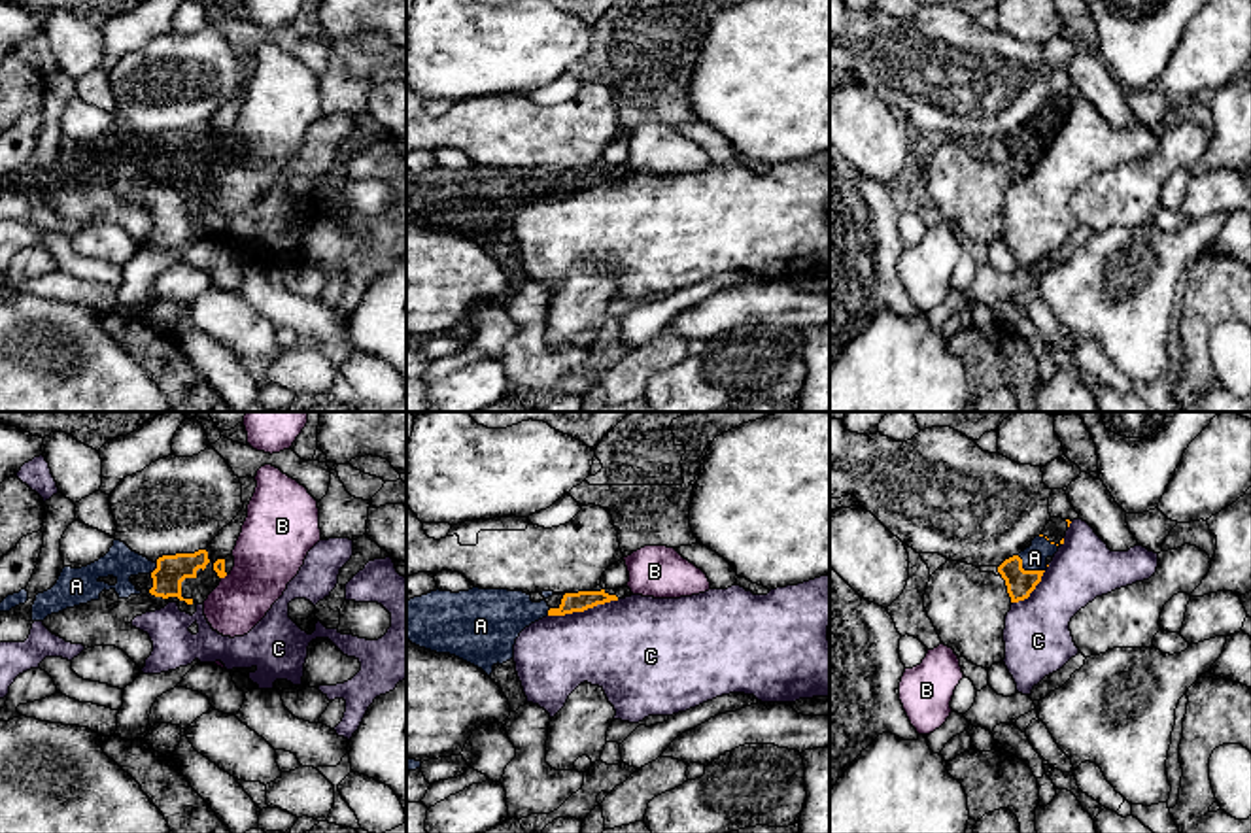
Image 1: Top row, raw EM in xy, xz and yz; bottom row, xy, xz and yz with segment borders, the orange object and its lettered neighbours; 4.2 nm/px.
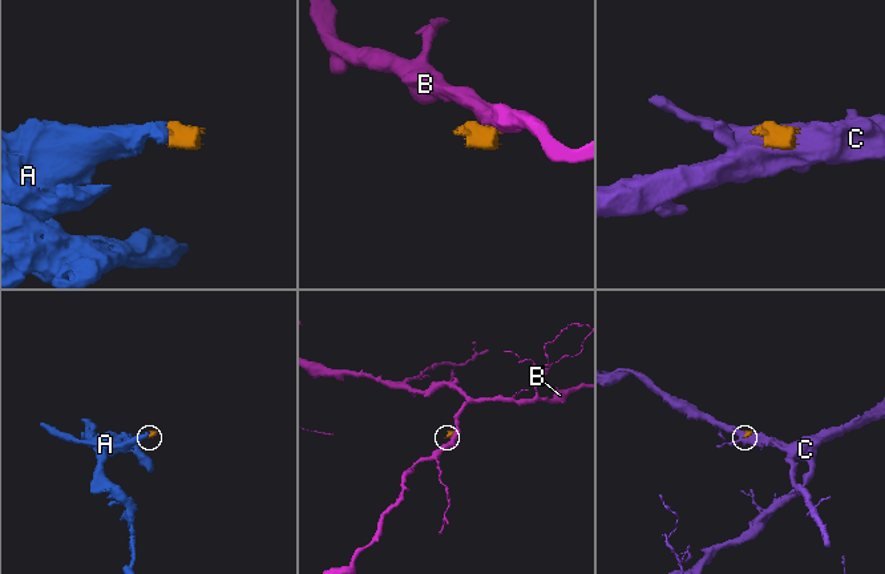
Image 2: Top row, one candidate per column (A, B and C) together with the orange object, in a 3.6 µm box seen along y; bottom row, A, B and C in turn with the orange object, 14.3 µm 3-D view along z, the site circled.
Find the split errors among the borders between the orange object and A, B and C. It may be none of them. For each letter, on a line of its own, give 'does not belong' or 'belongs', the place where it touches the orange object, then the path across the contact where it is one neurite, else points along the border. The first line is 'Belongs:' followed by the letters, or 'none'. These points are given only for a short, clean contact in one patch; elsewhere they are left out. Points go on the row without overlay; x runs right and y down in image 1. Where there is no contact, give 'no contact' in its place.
Belongs: A
A: belongs; meets orange in yz at (1028, 148); runs through yz (1019, 159), (1028, 148), (1034, 135)
B: does not belong; meets orange in xy at (223, 153); border along xy (227, 152), (222, 155)
C: does not belong; meets orange in xz at (582, 187)

